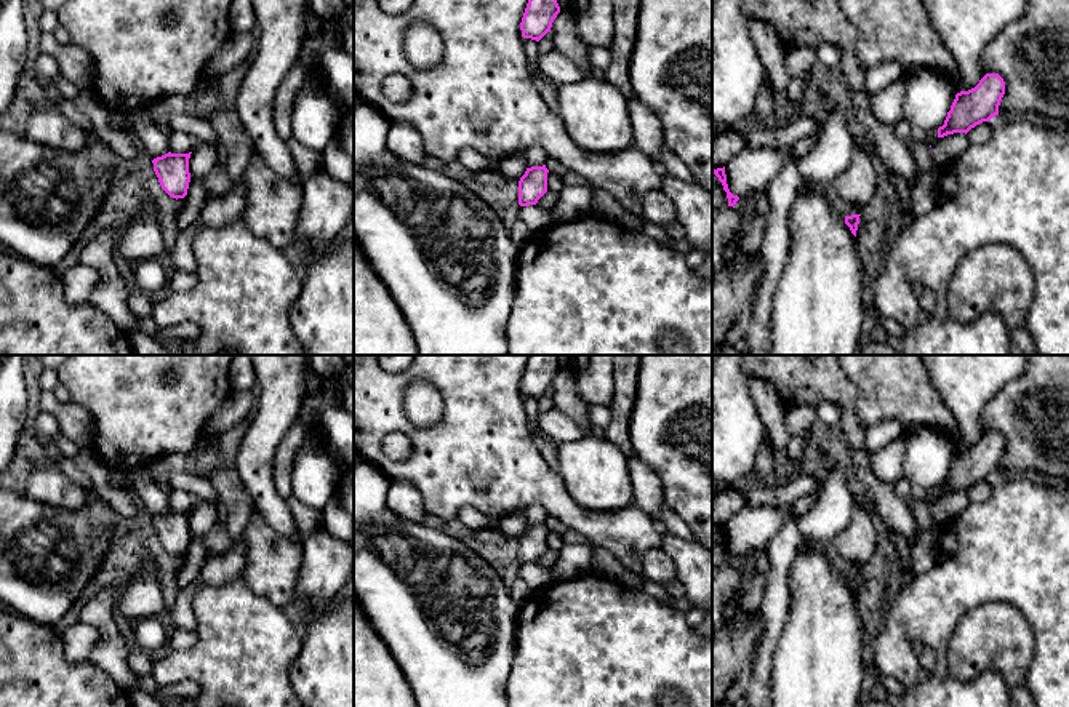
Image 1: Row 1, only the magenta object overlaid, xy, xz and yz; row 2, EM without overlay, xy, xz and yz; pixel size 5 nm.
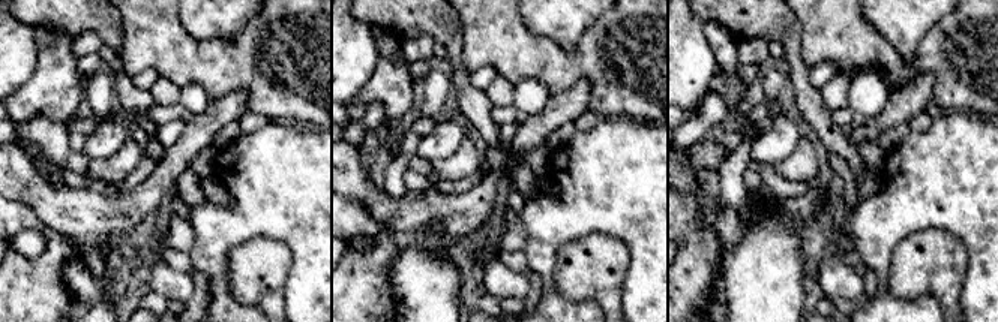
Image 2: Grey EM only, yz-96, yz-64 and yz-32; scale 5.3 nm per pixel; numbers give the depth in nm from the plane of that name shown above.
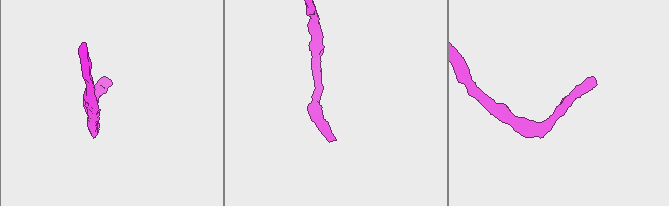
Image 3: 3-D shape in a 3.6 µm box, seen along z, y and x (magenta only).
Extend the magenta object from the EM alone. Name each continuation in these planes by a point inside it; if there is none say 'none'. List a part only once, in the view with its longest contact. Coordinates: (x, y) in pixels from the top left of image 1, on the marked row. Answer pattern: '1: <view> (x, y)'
none

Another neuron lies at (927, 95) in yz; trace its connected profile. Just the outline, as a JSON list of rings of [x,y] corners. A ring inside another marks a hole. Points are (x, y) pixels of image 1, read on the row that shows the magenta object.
[[[920,70],[904,80],[904,118],[927,131],[944,125],[947,112],[955,99],[951,83],[930,70]]]

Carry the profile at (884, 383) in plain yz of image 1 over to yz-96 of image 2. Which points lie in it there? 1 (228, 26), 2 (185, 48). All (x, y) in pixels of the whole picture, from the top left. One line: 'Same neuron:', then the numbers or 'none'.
Same neuron: 2

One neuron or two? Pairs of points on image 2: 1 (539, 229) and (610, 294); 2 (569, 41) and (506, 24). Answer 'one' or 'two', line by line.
1: two
2: two

